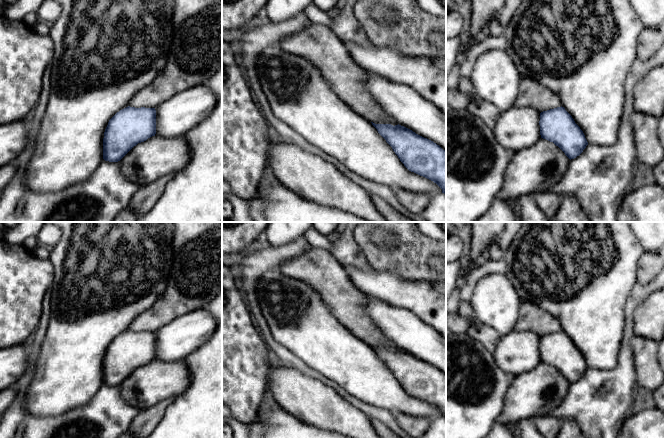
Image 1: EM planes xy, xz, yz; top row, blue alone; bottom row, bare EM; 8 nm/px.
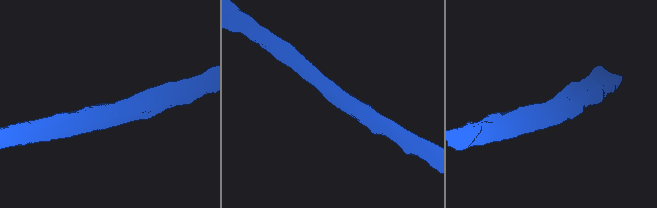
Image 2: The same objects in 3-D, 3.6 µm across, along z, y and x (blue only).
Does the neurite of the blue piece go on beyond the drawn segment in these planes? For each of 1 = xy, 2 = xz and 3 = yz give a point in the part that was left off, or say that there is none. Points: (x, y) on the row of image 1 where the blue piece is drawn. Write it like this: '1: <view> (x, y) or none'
1: none
2: none
3: none

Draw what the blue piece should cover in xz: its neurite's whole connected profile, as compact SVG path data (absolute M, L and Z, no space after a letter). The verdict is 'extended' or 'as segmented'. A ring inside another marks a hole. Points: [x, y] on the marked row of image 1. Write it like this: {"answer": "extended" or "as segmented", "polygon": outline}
{"answer": "as segmented", "polygon": "M371 123L409 171L433 181L446 194L445 150L399 124Z"}

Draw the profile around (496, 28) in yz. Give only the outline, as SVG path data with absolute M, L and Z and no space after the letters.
M495 20L491 22L489 29L490 29L491 35L500 36L503 34L504 26L500 23L499 20Z

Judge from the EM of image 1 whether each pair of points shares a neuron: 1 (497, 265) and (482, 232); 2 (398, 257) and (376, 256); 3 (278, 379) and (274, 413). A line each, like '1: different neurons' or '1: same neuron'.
1: different neurons
2: same neuron
3: different neurons

